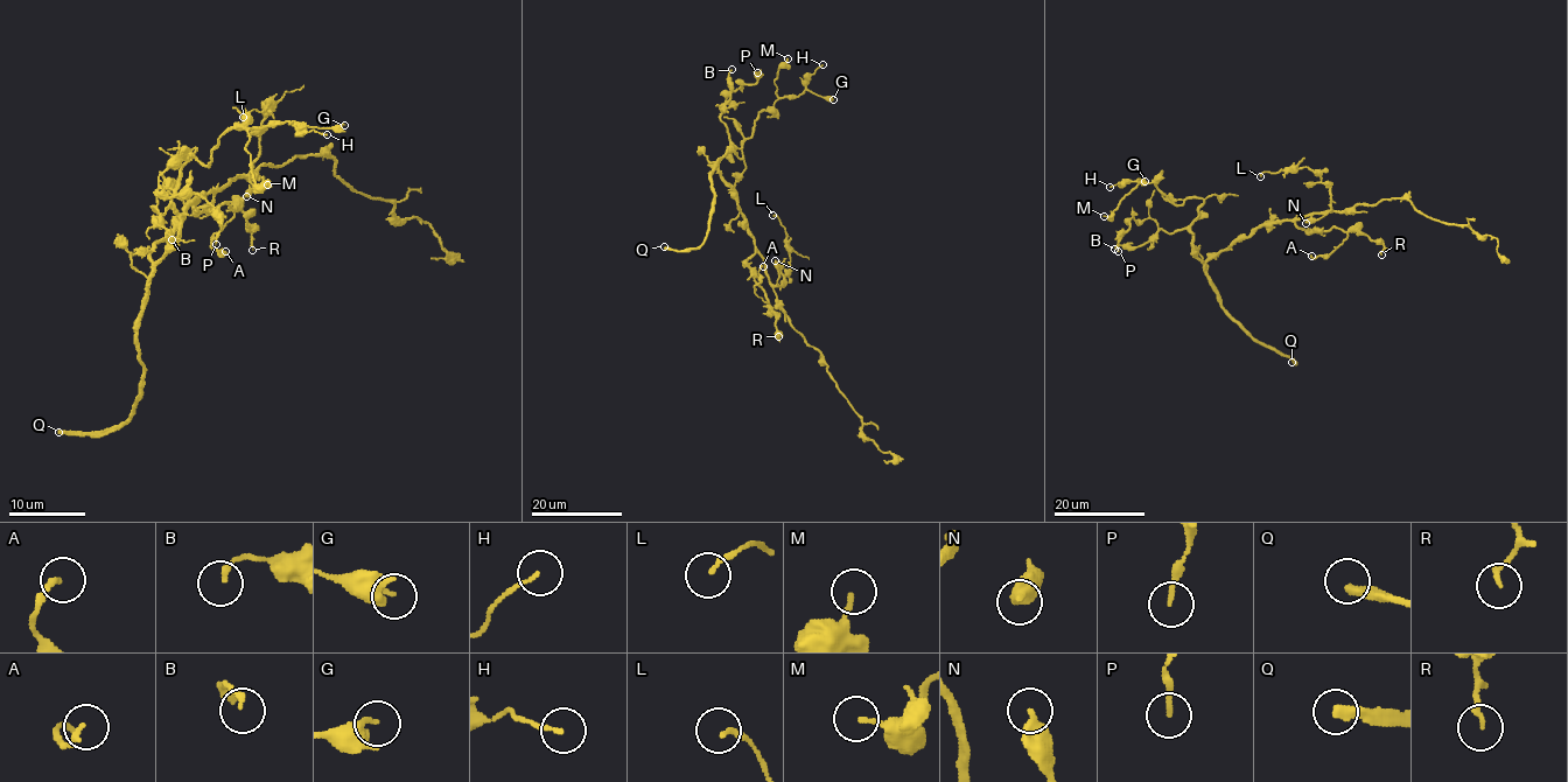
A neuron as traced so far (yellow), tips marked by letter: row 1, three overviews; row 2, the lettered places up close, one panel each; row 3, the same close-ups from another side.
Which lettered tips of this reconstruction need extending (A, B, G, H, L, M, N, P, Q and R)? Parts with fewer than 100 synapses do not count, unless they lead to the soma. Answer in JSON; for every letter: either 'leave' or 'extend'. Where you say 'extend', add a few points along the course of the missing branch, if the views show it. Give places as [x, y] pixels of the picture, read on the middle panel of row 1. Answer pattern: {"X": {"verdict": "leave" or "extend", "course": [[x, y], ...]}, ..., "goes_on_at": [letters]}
{"A": {"verdict": "leave"}, "B": {"verdict": "leave"}, "G": {"verdict": "leave"}, "H": {"verdict": "leave"}, "L": {"verdict": "leave"}, "M": {"verdict": "leave"}, "N": {"verdict": "leave"}, "P": {"verdict": "leave"}, "Q": {"verdict": "extend"}, "R": {"verdict": "leave"}, "goes_on_at": ["Q"]}

